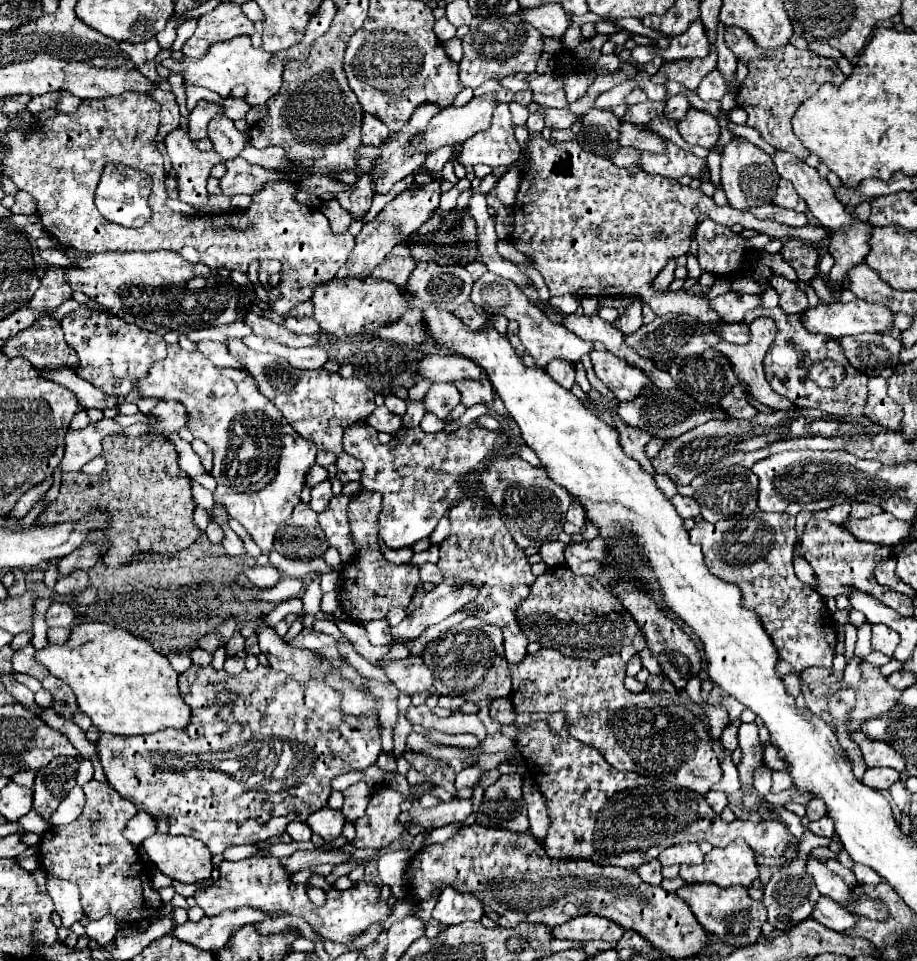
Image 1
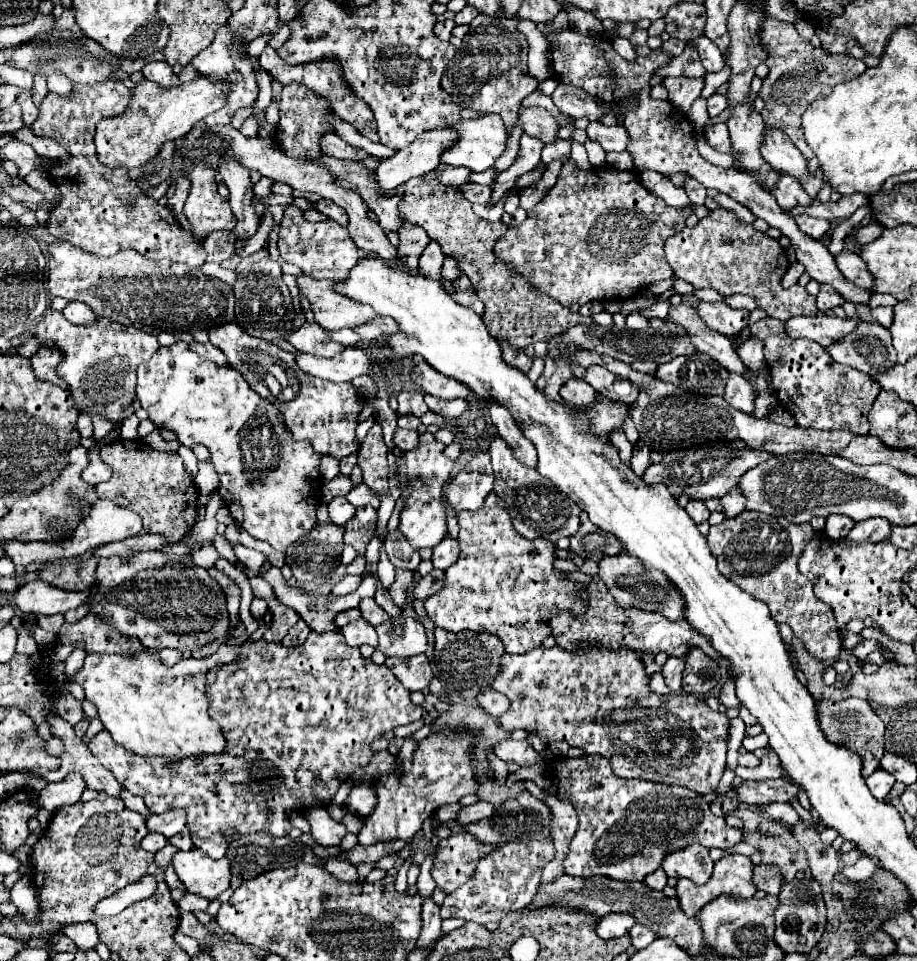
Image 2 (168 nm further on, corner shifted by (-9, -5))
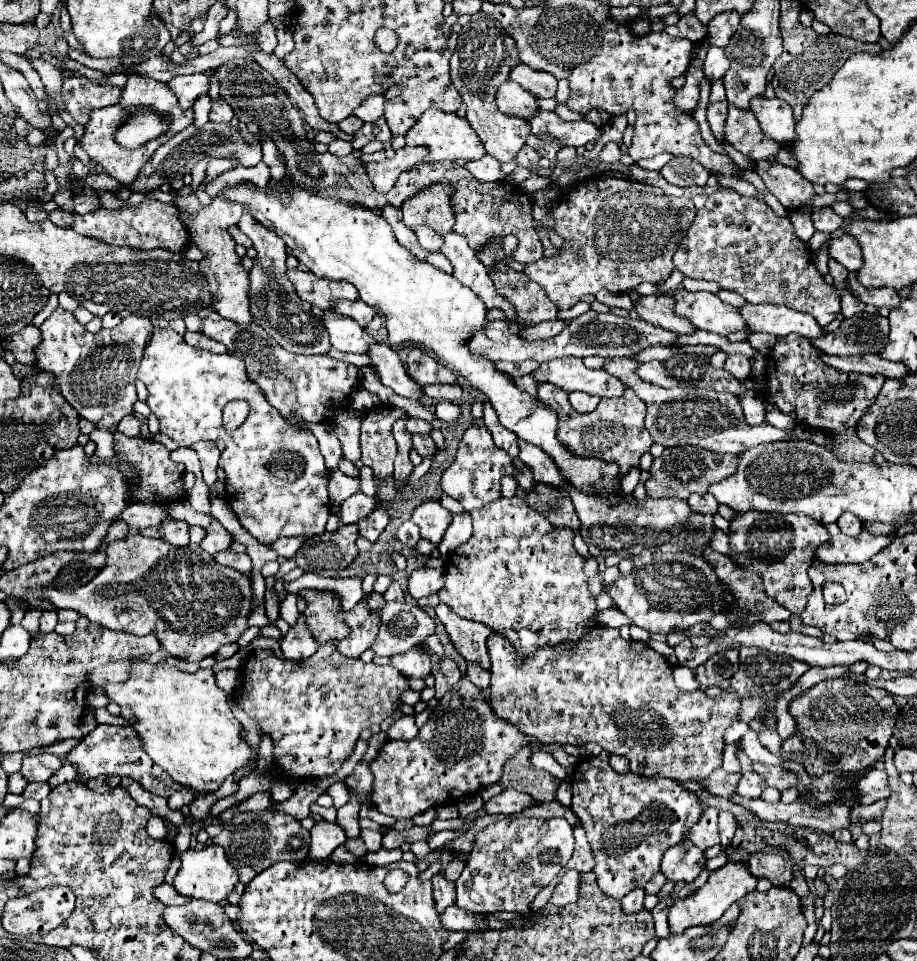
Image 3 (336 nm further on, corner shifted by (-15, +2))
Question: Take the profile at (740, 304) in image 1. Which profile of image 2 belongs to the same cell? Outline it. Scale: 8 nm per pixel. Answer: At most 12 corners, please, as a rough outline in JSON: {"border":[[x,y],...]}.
{"border":[[699,301],[695,311],[711,331],[727,337],[747,325],[749,311],[723,301]]}

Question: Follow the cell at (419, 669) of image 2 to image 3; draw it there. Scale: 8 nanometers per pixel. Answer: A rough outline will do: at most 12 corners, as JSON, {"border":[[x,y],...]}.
{"border":[[421,648],[391,656],[407,678],[427,678],[431,658]]}

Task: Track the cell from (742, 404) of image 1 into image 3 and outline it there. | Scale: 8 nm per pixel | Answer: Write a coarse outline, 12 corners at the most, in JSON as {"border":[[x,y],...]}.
{"border":[[731,354],[725,370],[745,384],[751,376],[751,364],[741,354]]}

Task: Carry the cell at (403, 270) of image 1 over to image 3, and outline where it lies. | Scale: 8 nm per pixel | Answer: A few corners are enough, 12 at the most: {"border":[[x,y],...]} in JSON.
{"border":[[435,186],[405,202],[403,220],[451,232],[449,188]]}

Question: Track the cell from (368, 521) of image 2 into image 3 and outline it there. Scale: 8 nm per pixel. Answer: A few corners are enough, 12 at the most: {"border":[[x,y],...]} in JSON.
{"border":[[379,506],[359,520],[359,534],[375,542],[389,524],[389,514]]}

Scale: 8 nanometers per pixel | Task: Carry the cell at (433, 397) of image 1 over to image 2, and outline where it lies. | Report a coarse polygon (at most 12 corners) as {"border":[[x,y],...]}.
{"border":[[425,395],[429,411],[449,421],[467,407],[467,399],[439,399]]}

